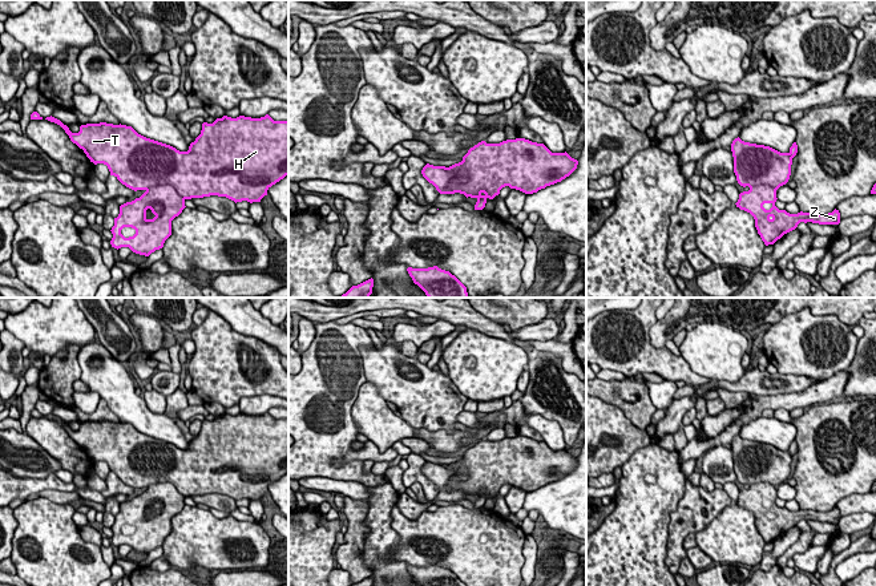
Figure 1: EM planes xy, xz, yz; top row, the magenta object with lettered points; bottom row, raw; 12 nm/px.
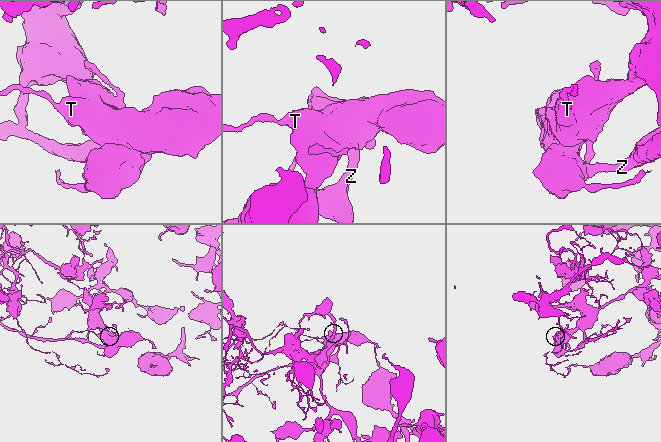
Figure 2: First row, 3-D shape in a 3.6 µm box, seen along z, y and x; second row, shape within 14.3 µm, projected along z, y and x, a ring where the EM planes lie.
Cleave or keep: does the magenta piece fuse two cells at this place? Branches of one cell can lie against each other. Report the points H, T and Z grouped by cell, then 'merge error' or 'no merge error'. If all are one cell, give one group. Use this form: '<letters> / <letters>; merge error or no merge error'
H T / Z; merge error

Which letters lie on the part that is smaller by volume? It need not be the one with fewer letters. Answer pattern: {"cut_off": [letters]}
{"cut_off": ["Z"]}

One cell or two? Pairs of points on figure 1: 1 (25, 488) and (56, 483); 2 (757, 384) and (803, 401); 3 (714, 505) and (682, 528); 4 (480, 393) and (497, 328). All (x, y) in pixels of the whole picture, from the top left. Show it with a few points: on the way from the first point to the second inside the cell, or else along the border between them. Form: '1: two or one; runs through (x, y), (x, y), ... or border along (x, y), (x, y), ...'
1: one; runs through (33, 485), (48, 484)
2: two; border along (811, 384), (794, 392), (774, 395), (750, 393)
3: one; runs through (706, 505), (690, 520)
4: two; border along (467, 327), (513, 343)

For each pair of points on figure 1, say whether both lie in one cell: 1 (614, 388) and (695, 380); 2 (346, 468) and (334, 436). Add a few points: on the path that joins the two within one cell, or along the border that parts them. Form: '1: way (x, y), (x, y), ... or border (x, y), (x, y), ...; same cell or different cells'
1: border (641, 374), (625, 376); different cells
2: way (335, 469), (328, 464), (328, 447); same cell

